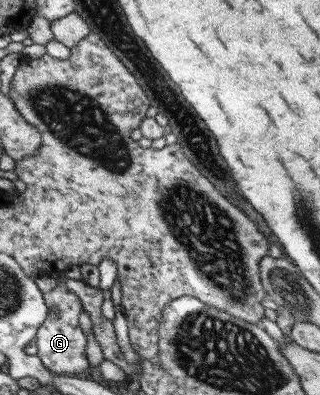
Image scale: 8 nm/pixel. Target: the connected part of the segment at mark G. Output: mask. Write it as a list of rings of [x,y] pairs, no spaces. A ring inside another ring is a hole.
[[[59,283],[53,287],[51,291],[41,291],[43,293],[43,300],[45,300],[45,307],[47,307],[47,317],[43,323],[37,328],[37,333],[33,339],[35,349],[37,349],[36,356],[45,368],[52,371],[52,373],[59,374],[67,373],[67,375],[81,376],[87,373],[89,363],[85,356],[85,341],[87,337],[79,328],[77,317],[82,311],[81,301],[72,292],[67,289],[67,286]],[[51,308],[57,308],[57,313],[51,313]]]

